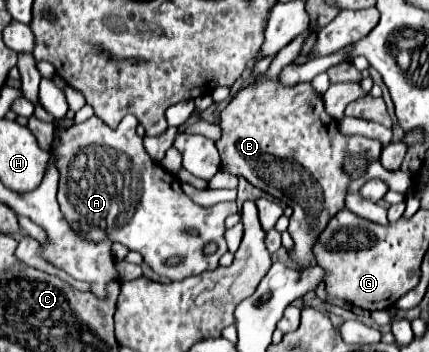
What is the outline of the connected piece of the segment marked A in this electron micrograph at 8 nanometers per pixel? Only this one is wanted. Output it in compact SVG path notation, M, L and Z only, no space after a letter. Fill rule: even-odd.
M125 115L117 129L111 129L99 117L91 117L85 123L71 125L59 133L59 141L55 145L57 151L57 167L61 173L57 201L67 223L79 233L79 237L89 241L103 241L105 237L113 243L121 243L131 251L143 255L145 263L161 277L169 277L171 281L183 281L191 275L199 275L203 271L213 271L219 265L219 257L227 251L223 233L225 233L225 217L237 213L237 203L217 203L211 207L201 207L193 203L179 185L179 177L157 167L157 163L145 153L143 139L137 135L139 121L133 115ZM207 243L215 243L217 251L205 255L203 249ZM171 259L181 259L177 265L169 265Z

